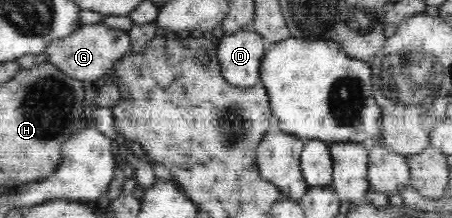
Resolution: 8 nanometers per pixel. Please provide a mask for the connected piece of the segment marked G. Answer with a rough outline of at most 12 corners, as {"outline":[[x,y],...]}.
{"outline":[[82,24],[49,43],[65,75],[95,82],[130,53],[130,35]]}

